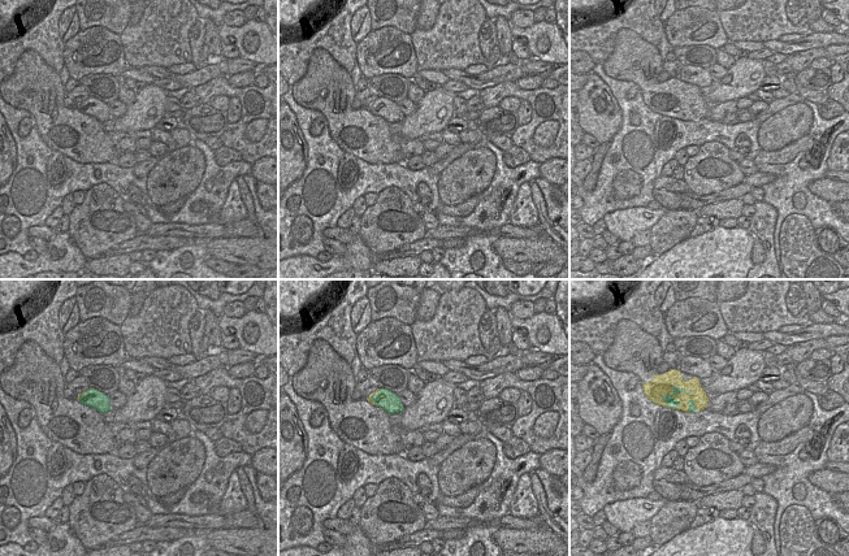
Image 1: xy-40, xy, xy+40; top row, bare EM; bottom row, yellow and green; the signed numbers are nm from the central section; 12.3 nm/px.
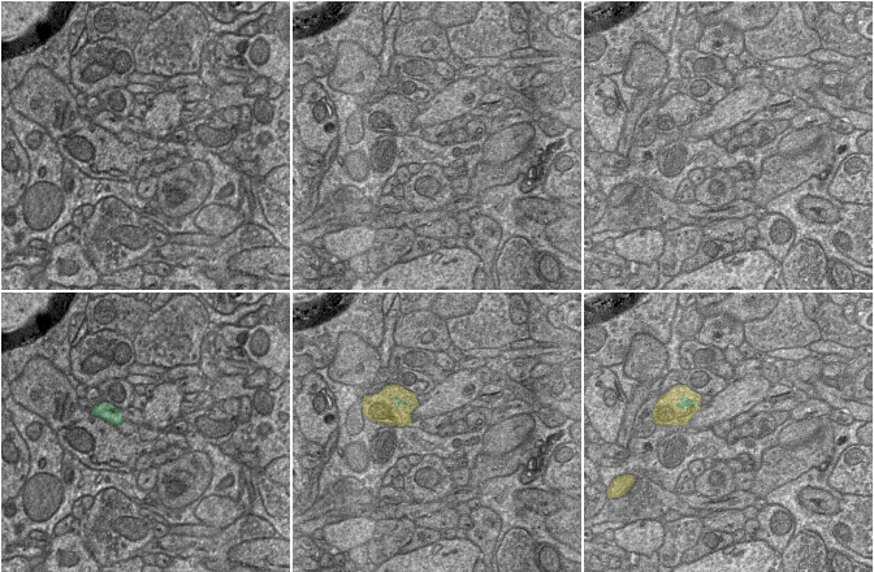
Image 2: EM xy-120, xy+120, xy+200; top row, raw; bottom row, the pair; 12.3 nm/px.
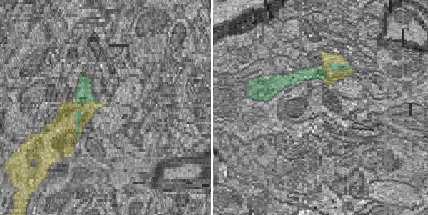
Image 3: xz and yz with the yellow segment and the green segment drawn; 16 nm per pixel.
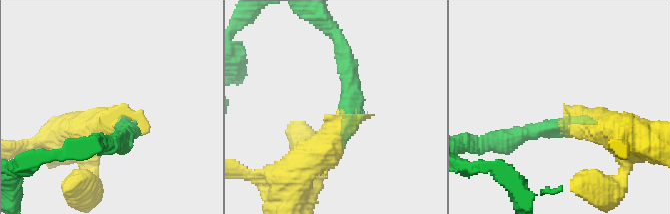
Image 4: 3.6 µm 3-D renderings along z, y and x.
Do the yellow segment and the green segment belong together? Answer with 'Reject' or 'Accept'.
Reject

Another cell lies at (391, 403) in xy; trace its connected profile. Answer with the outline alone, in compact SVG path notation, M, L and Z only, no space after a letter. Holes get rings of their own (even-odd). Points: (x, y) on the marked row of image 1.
M380 388L376 395L371 396L371 400L389 414L402 413L404 409L399 396L386 388Z

